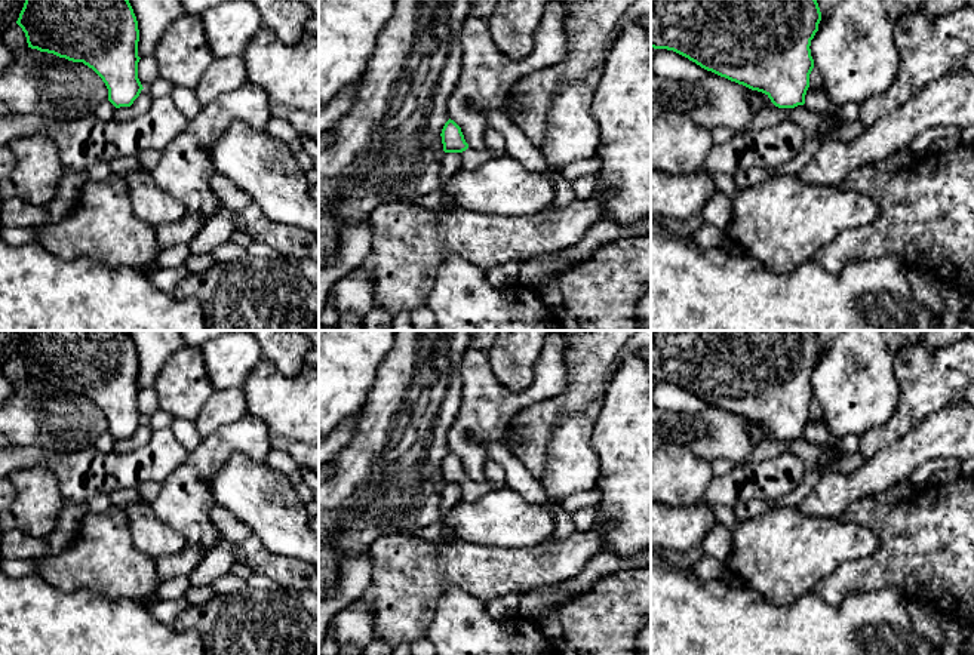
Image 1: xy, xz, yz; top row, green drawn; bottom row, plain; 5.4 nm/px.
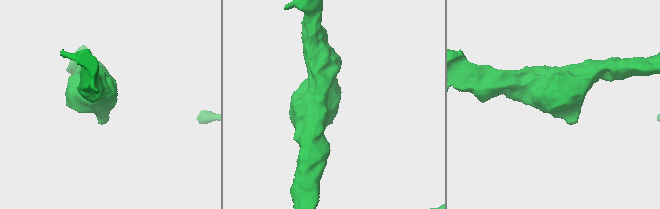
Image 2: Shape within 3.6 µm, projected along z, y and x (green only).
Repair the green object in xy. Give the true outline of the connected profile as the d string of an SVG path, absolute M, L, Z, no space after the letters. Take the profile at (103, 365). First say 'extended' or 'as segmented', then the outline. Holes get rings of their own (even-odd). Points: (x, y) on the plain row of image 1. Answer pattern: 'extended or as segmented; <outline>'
as segmented; M25 330L16 356L25 365L28 379L92 400L105 415L108 433L116 440L130 439L144 421L138 410L138 353L127 330Z

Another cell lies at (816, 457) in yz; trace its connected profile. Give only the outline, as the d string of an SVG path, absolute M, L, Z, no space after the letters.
M805 436L790 440L789 452L798 455L806 470L824 473L852 473L866 462L860 452L836 452L823 445L809 443Z

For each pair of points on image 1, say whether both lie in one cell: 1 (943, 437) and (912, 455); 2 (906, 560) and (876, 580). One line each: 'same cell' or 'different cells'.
1: same cell
2: same cell

